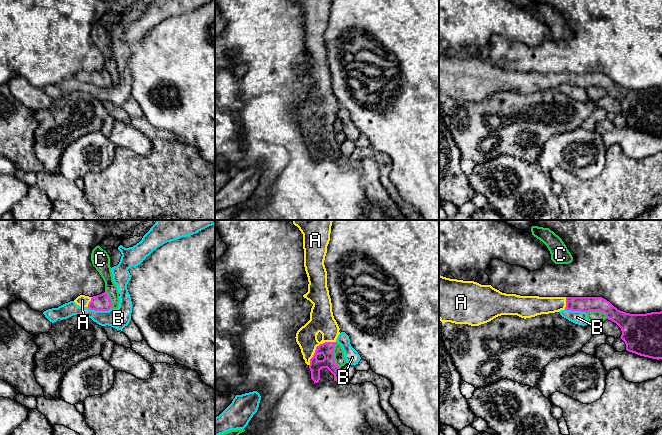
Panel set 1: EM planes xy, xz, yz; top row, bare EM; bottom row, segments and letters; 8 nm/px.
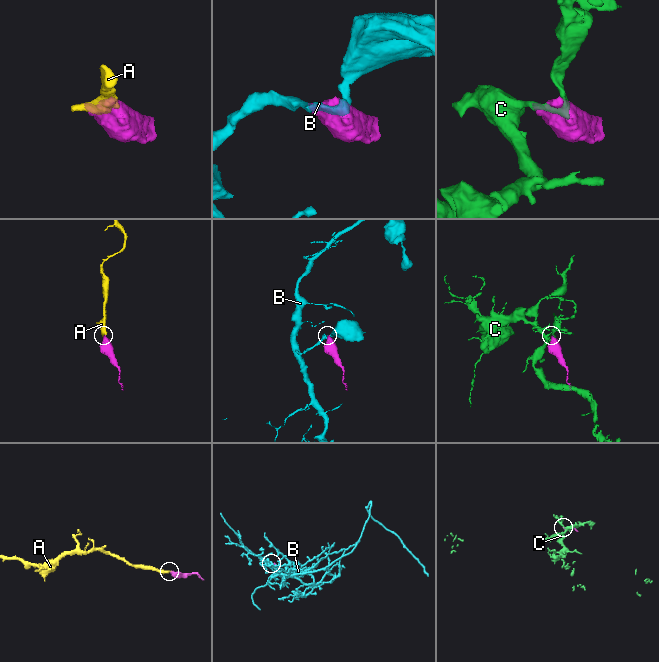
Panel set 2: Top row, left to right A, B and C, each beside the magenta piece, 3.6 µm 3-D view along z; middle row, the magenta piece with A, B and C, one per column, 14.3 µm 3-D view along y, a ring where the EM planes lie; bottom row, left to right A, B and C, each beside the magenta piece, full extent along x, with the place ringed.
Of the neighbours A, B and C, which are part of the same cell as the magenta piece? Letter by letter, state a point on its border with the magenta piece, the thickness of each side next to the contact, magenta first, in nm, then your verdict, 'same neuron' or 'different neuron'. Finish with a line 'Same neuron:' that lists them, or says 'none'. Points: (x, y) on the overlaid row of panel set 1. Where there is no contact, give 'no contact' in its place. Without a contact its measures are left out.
A: xz (316, 347) | 110/190 nm | same neuron
B: xy (99, 310) | 140/160 nm | different neuron
C: xz (333, 355) | 110/90 nm | different neuron
Same neuron: A

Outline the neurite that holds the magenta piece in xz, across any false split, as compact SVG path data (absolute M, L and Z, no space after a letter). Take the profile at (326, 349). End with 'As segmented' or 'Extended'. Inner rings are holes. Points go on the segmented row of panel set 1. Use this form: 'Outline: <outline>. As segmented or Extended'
Outline: M293 220L293 224L303 234L304 267L309 282L308 292L303 297L313 304L310 320L297 331L295 338L301 349L303 359L309 366L311 379L314 383L319 382L322 368L327 368L334 375L334 381L342 381L340 368L335 364L333 353L340 328L333 316L331 298L327 287L327 271L324 265L332 222L333 220Z. Extended

